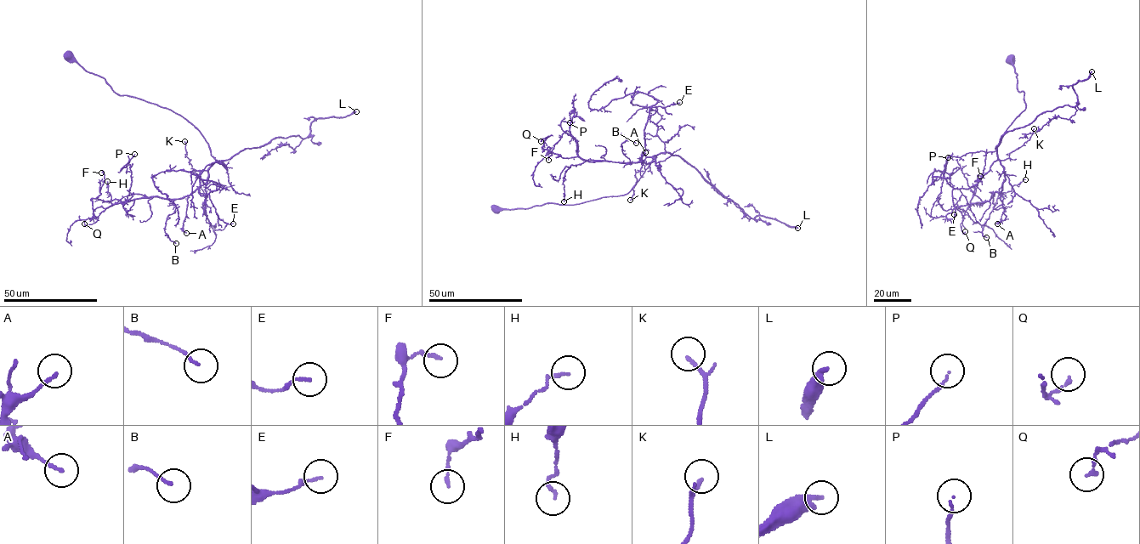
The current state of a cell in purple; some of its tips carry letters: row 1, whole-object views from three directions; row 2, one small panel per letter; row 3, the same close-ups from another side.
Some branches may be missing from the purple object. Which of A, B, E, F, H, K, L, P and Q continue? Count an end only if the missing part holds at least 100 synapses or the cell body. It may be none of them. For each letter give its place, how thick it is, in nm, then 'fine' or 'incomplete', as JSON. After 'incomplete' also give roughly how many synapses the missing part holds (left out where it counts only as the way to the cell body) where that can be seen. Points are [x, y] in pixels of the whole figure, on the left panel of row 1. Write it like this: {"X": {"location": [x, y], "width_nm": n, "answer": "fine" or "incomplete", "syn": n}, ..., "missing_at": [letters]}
{"A": {"location": [186, 233], "width_nm": 140, "answer": "fine"}, "B": {"location": [176, 243], "width_nm": 90, "answer": "fine"}, "E": {"location": [233, 223], "width_nm": 130, "answer": "fine"}, "F": {"location": [101, 172], "width_nm": 130, "answer": "fine"}, "H": {"location": [107, 181], "width_nm": 120, "answer": "fine"}, "K": {"location": [184, 141], "width_nm": 150, "answer": "fine"}, "L": {"location": [356, 111], "width_nm": 220, "answer": "incomplete", "syn": 650}, "P": {"location": [134, 154], "width_nm": 90, "answer": "fine"}, "Q": {"location": [84, 223], "width_nm": 160, "answer": "fine"}, "missing_at": ["L"]}

